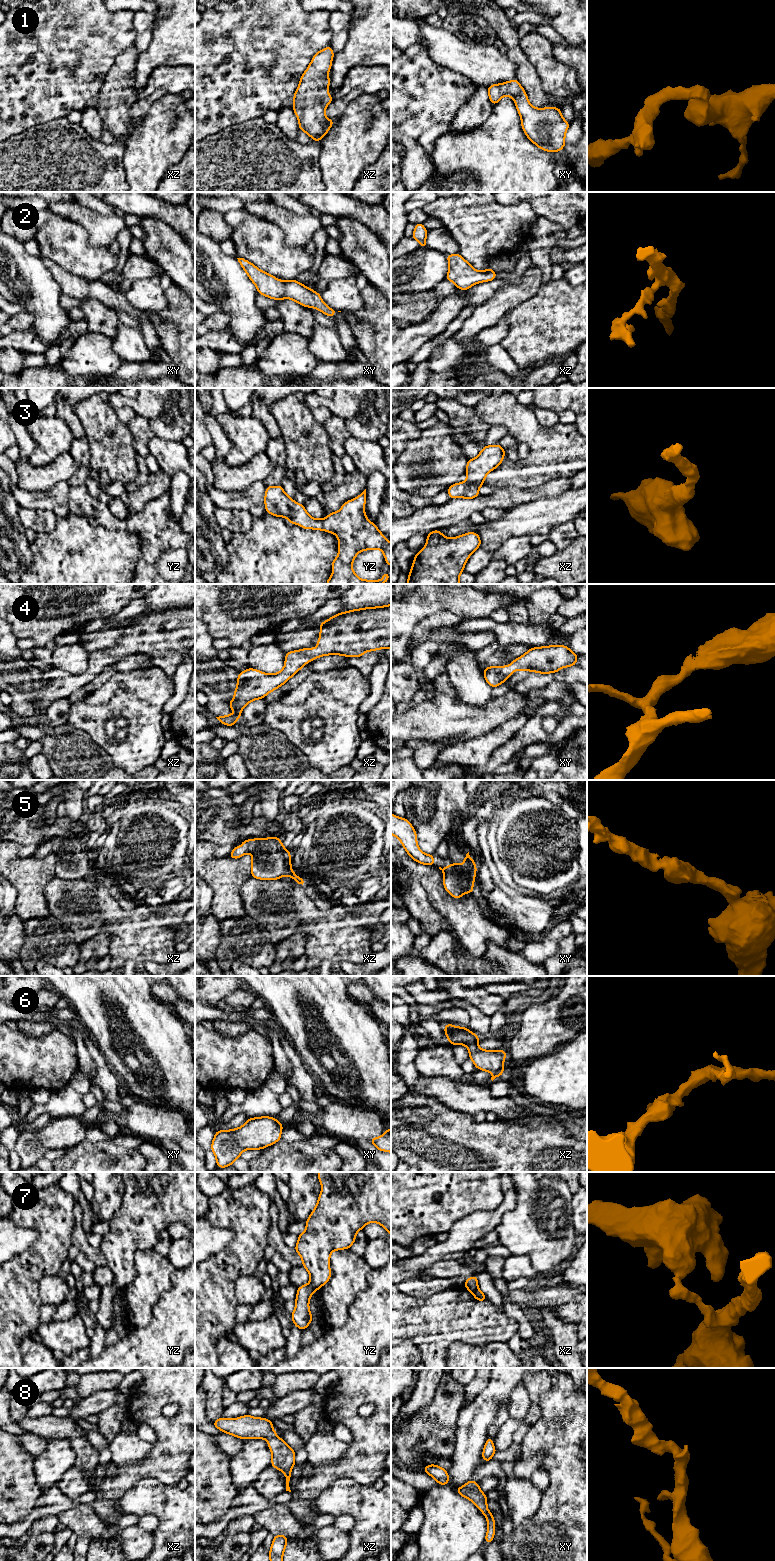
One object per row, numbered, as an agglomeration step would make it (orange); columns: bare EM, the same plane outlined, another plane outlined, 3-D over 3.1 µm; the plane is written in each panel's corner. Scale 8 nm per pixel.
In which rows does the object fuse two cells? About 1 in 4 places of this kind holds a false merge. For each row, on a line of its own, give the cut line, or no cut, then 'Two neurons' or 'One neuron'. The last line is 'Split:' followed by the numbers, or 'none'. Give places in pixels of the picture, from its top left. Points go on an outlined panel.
1: No split. One neuron
2: No split. One neuron
3: No split. One neuron
4: No split. One neuron
5: No split. One neuron
6: No split. One neuron
7: Split along yz (309, 1283), (315, 1290). Two neurons
8: No split. One neuron
Split: 7

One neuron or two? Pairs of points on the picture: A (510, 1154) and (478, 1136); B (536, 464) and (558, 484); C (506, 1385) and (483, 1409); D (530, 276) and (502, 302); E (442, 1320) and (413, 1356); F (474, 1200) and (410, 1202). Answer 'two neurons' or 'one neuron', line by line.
A: one neuron
B: two neurons
C: one neuron
D: one neuron
E: two neurons
F: one neuron

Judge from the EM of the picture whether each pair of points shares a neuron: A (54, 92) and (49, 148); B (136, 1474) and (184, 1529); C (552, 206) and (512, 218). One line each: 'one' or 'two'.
A: two
B: two
C: two

